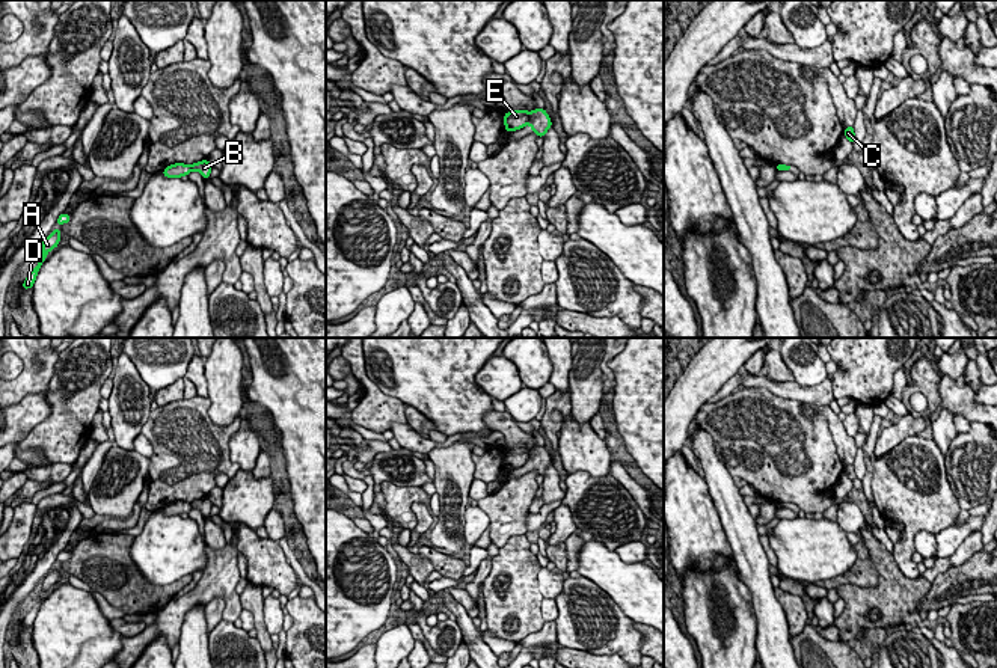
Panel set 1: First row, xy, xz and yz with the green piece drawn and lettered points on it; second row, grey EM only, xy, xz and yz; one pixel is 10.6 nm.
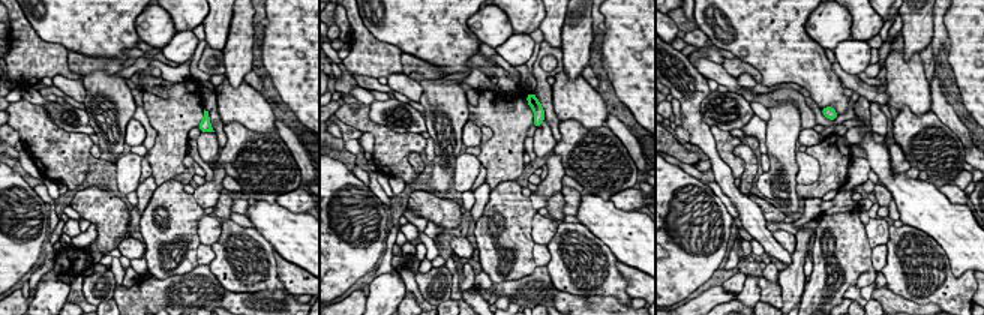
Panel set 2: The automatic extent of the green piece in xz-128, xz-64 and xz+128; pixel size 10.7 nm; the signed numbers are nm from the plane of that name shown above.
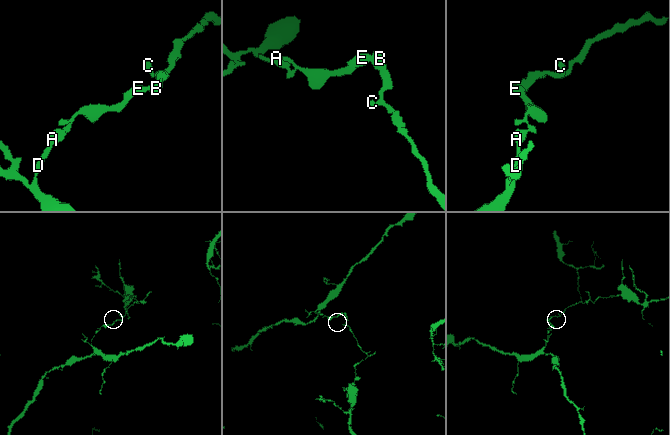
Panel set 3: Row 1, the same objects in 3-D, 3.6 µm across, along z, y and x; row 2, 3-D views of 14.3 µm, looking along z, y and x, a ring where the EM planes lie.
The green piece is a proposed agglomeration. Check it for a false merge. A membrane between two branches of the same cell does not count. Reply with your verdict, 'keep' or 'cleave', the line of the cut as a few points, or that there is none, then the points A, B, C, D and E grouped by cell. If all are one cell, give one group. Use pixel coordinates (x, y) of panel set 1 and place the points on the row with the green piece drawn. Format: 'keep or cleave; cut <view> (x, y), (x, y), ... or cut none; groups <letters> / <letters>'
cleave; cut xz (530, 112), (527, 122); groups A D E / B C

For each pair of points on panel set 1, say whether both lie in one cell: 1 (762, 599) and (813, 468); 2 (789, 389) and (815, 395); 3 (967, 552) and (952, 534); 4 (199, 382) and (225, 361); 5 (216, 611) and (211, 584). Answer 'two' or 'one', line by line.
1: two
2: one
3: two
4: two
5: two

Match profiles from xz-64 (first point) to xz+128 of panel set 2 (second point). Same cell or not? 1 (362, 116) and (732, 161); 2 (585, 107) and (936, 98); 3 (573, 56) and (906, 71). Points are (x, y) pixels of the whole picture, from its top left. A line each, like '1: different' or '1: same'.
1: same
2: same
3: different

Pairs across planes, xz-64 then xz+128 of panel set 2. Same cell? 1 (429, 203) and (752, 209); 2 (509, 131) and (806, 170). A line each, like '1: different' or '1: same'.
1: different
2: different

